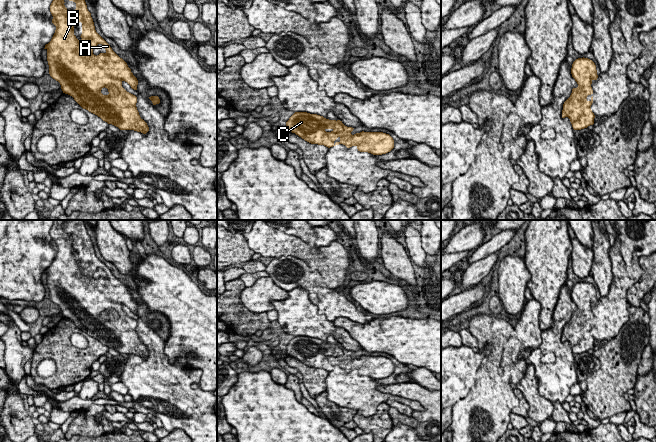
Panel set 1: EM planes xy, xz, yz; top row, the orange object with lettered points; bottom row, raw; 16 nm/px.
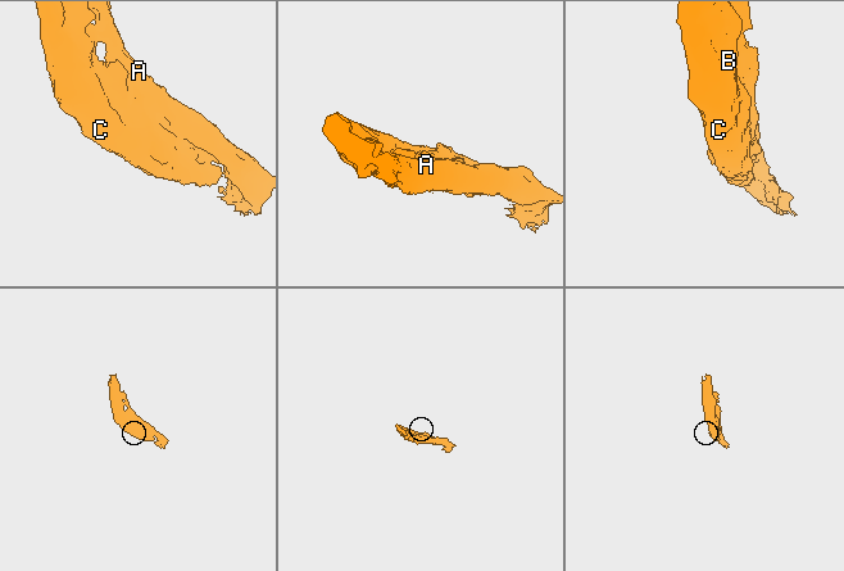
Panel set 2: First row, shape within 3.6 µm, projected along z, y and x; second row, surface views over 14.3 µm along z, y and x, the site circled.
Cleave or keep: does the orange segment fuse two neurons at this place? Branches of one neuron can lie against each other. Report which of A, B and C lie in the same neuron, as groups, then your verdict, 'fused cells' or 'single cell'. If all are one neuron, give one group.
A B C; single cell

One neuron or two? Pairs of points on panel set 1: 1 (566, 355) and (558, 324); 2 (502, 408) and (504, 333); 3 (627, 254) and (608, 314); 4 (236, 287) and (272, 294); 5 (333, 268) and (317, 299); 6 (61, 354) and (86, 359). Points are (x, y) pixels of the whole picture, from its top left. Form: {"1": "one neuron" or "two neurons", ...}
{"1": "one neuron", "2": "one neuron", "3": "two neurons", "4": "two neurons", "5": "two neurons", "6": "one neuron"}

